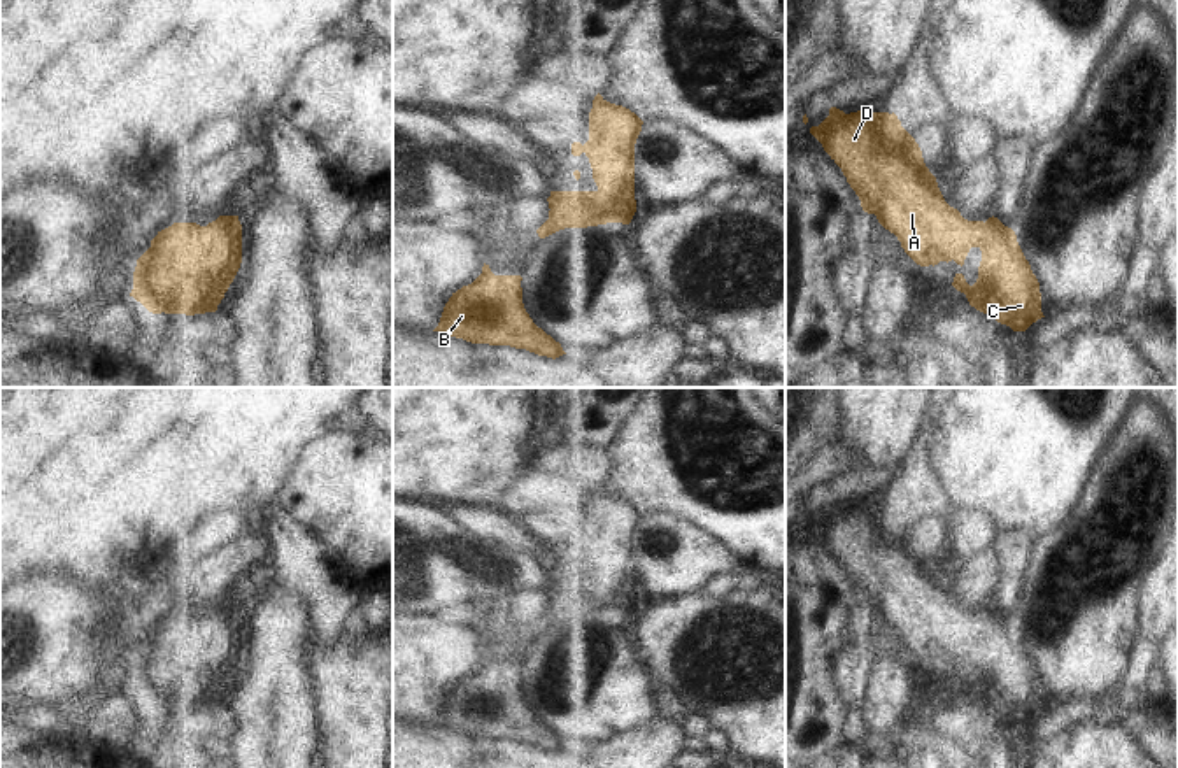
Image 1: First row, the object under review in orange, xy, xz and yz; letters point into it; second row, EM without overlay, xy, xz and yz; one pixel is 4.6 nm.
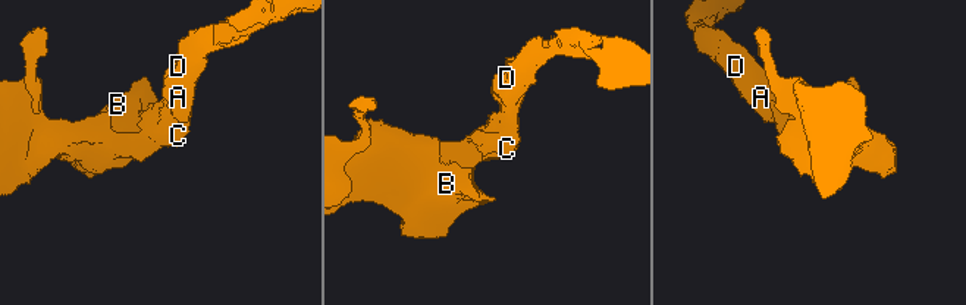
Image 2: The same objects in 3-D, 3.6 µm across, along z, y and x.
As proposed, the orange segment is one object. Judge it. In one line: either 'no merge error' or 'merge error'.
no merge error

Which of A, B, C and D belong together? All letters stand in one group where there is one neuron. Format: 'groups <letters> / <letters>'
groups A B C D

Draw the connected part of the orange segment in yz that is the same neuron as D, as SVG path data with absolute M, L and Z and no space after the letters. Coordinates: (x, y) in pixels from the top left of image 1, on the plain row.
M831 500L829 508L812 519L810 526L822 537L824 544L841 561L847 575L861 593L868 607L894 626L905 645L920 659L955 654L964 658L971 640L982 644L978 672L969 679L962 666L955 666L952 679L964 686L969 698L1010 719L1013 724L1025 724L1033 715L1045 710L1041 705L1040 675L1025 652L1017 628L997 610L968 614L950 600L936 575L936 570L924 556L922 544L915 531L901 519L892 505L871 505L861 501L845 507Z

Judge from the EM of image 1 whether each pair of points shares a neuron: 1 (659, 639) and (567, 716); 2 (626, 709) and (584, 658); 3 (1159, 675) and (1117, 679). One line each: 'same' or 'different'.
1: different
2: same
3: different

